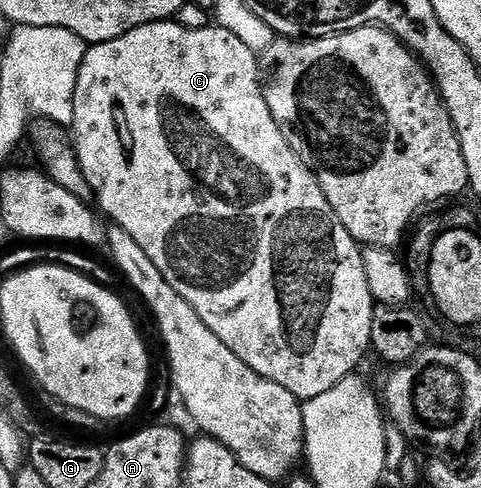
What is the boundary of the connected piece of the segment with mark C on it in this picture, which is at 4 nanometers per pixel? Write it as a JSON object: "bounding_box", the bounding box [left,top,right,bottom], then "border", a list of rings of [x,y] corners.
{"bounding_box":[72,19,376,402],"border":[[[173,19],[158,20],[154,24],[128,30],[128,34],[112,42],[89,45],[76,78],[72,143],[93,199],[98,199],[101,215],[107,221],[114,220],[110,222],[136,238],[140,250],[152,258],[156,270],[164,274],[172,290],[176,290],[176,294],[180,294],[180,298],[196,310],[204,326],[208,326],[208,330],[212,330],[212,334],[216,334],[216,338],[220,338],[220,342],[224,342],[224,346],[228,346],[228,350],[232,350],[244,366],[276,382],[276,386],[284,386],[297,400],[305,402],[332,390],[332,386],[357,369],[354,367],[365,358],[366,352],[368,356],[376,302],[372,298],[372,290],[368,290],[362,248],[352,234],[344,230],[340,218],[336,218],[328,198],[322,193],[317,176],[294,153],[280,126],[276,126],[272,110],[268,110],[263,81],[258,81],[258,60],[256,53],[248,50],[236,34],[228,34],[228,30],[217,26],[188,30]]]}

